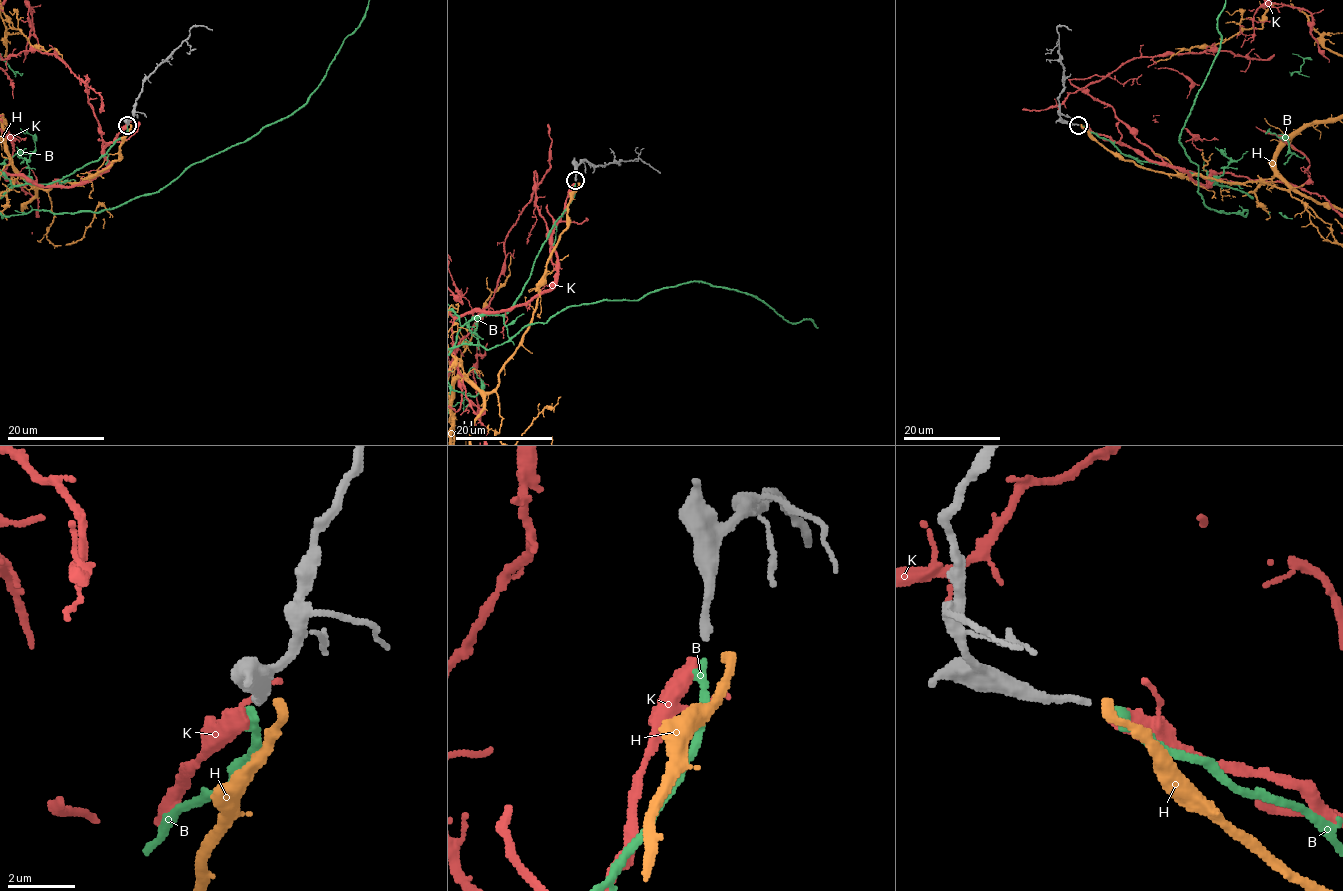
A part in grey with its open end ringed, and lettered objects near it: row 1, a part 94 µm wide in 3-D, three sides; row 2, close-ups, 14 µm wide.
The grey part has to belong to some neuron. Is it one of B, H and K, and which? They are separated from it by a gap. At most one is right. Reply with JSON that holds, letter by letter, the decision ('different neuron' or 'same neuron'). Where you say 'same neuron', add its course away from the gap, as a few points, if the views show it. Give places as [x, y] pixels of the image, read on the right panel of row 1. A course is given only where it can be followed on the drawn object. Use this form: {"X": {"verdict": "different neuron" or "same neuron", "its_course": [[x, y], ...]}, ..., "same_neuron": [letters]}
{"B": {"verdict": "same neuron"}, "H": {"verdict": "different neuron"}, "K": {"verdict": "different neuron"}, "same_neuron": ["B"]}

